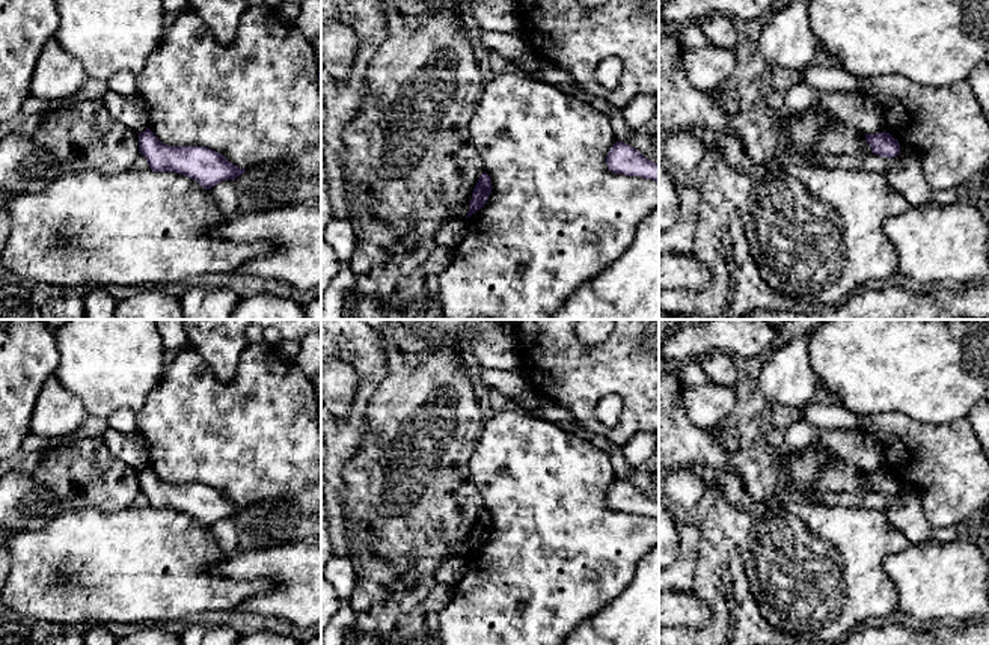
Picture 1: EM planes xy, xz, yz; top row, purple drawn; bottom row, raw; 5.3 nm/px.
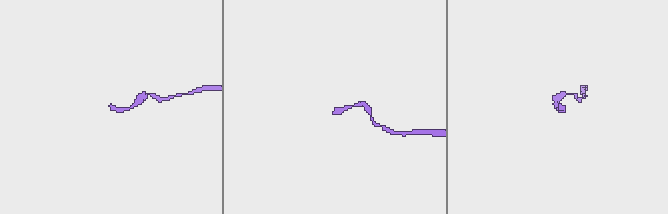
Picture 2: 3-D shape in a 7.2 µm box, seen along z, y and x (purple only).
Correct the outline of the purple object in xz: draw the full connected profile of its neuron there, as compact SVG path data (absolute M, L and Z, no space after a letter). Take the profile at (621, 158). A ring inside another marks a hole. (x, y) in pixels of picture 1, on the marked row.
M615 142L606 155L612 173L641 176L659 182L659 164L645 158L639 151L624 142Z

